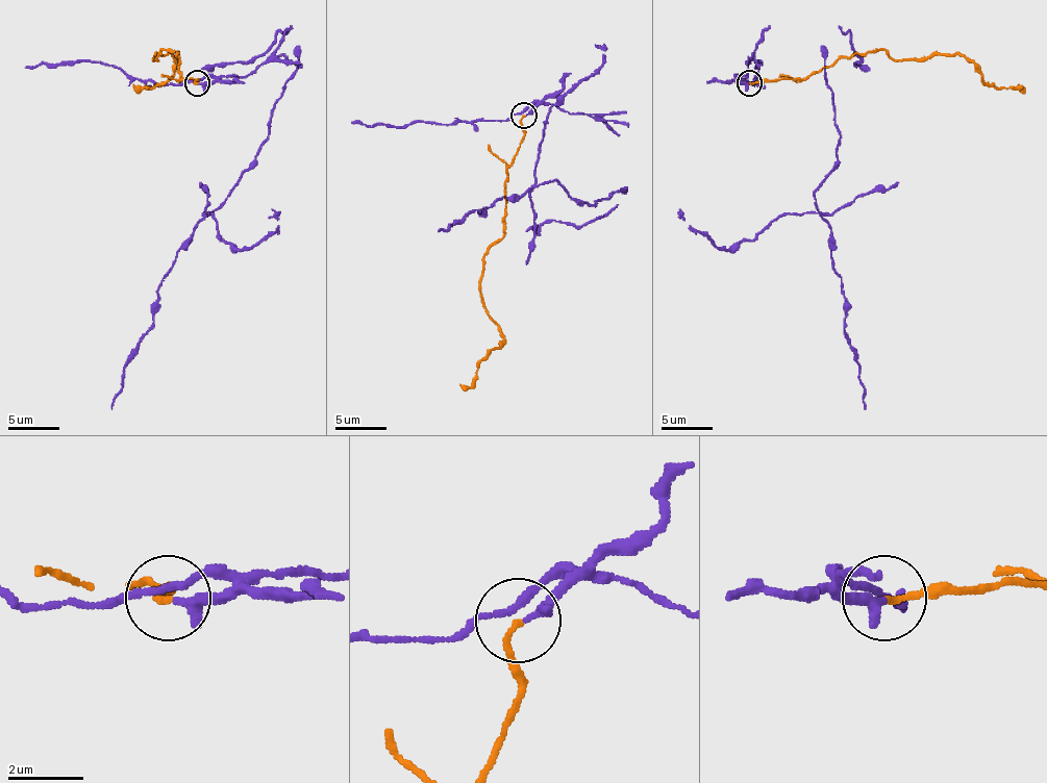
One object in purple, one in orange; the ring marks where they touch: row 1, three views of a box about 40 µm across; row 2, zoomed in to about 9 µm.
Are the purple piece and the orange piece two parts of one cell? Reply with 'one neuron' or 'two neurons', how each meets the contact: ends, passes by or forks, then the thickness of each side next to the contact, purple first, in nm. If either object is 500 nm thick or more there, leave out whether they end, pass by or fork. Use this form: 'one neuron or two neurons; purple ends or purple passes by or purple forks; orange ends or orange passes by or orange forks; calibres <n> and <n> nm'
two neurons; purple ends; orange ends; calibres 280 and 170 nm

